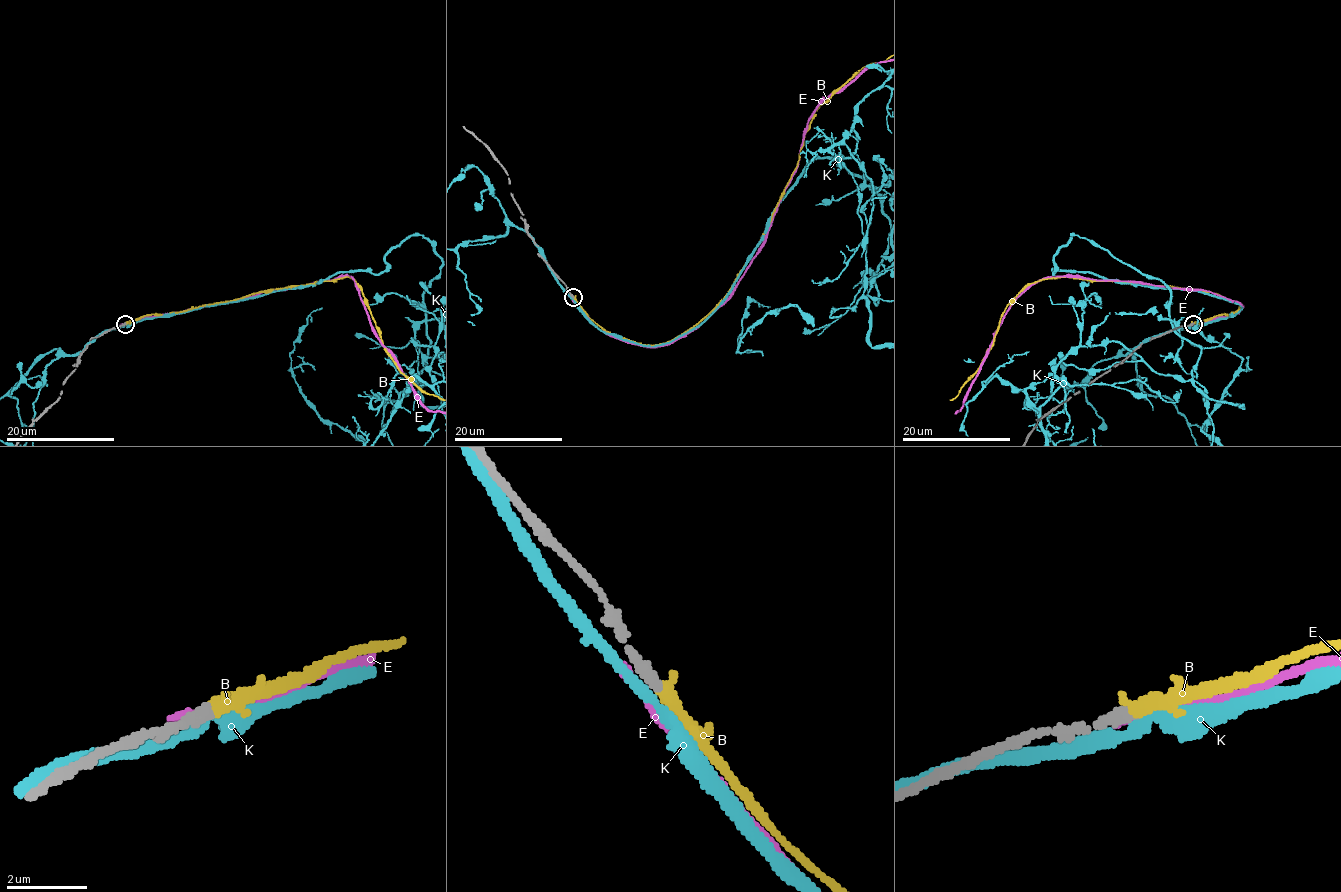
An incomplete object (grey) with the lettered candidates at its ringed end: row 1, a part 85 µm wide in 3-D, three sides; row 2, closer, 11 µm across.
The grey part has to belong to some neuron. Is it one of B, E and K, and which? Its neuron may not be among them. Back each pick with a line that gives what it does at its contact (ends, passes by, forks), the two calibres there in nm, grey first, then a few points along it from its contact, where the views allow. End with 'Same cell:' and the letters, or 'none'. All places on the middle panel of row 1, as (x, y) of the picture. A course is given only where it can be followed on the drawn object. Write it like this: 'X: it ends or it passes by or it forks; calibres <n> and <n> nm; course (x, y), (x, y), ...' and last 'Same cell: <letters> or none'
B: it ends; calibres 320 and 380 nm
Same cell: B

